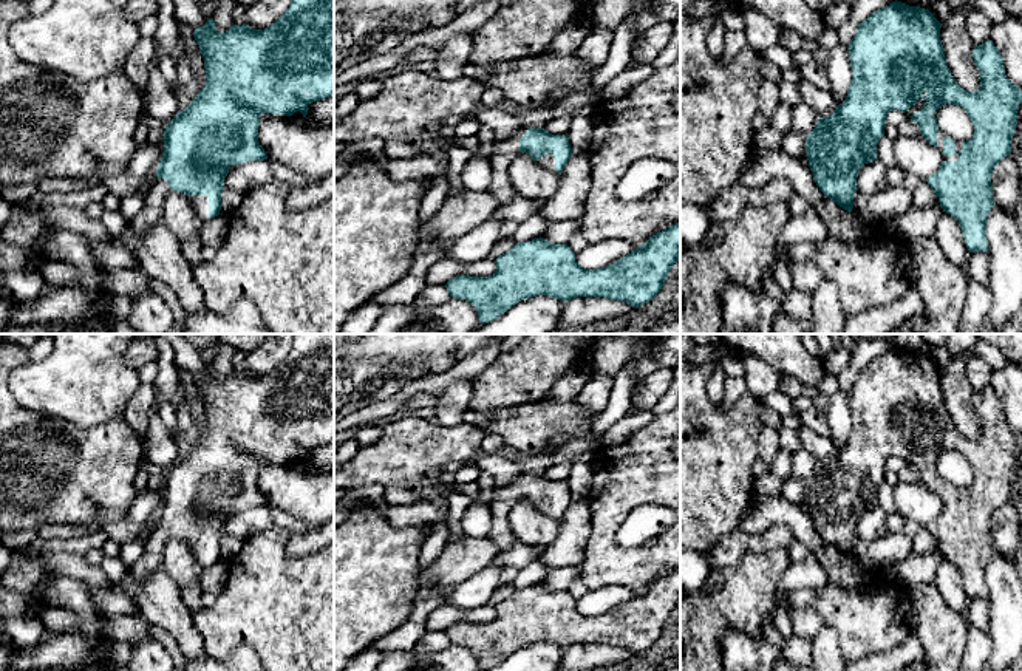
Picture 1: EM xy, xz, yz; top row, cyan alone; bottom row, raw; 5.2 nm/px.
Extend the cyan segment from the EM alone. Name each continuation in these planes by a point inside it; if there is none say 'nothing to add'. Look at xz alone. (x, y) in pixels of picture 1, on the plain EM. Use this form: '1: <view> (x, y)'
1: xz (503, 497)
2: xz (548, 507)

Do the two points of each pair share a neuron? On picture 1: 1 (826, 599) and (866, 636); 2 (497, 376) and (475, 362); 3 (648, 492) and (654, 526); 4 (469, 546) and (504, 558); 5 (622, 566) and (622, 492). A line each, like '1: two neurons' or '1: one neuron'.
1: one neuron
2: two neurons
3: two neurons
4: two neurons
5: one neuron

